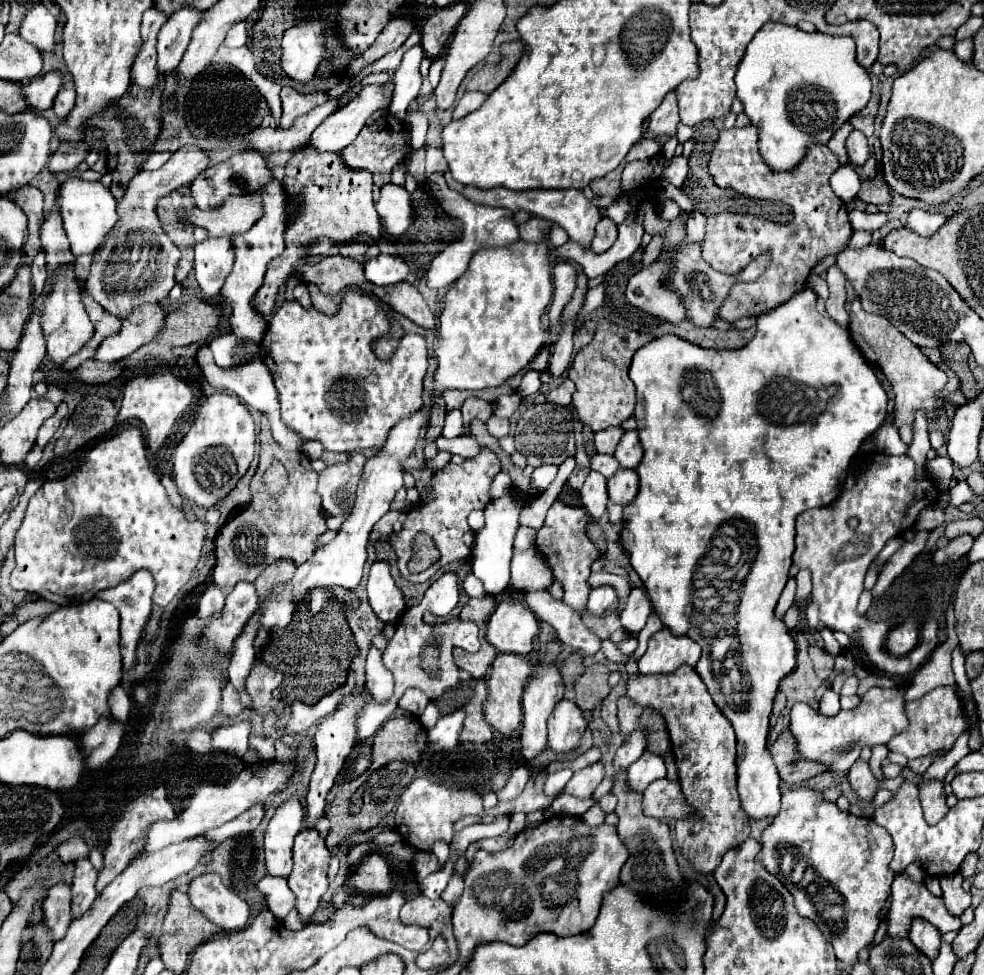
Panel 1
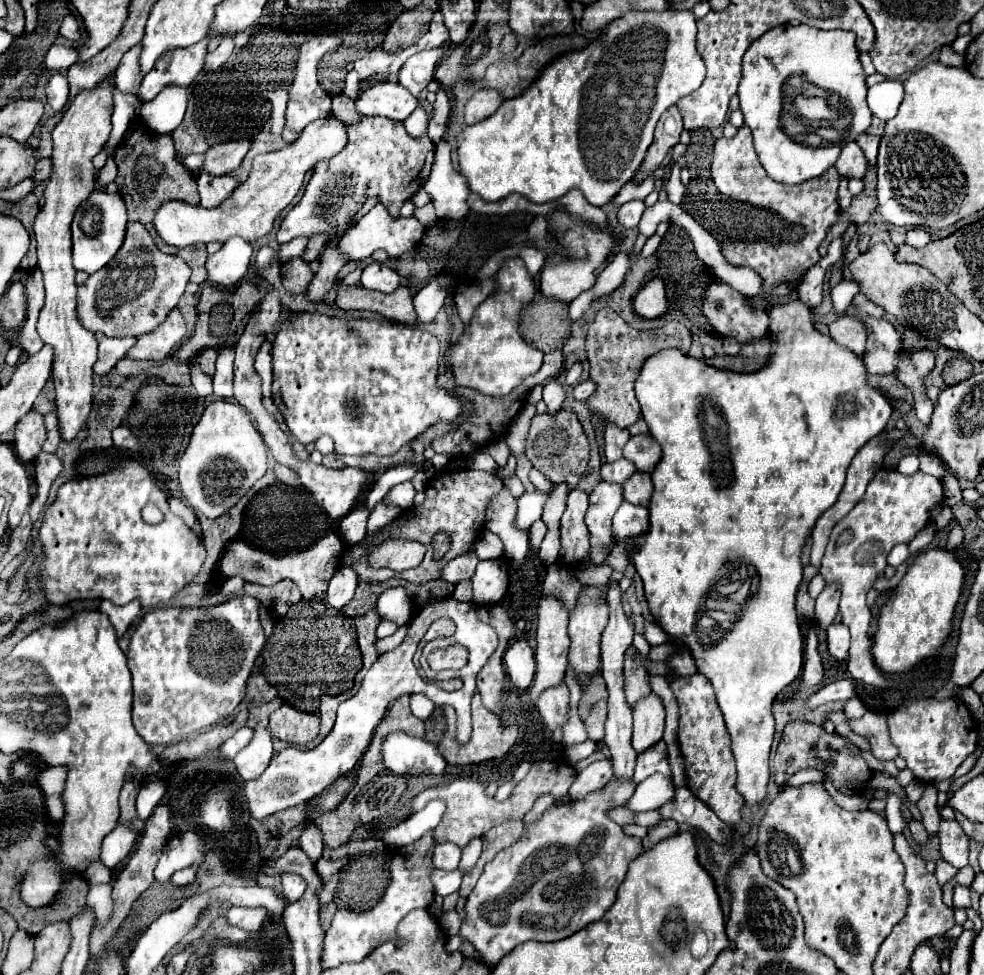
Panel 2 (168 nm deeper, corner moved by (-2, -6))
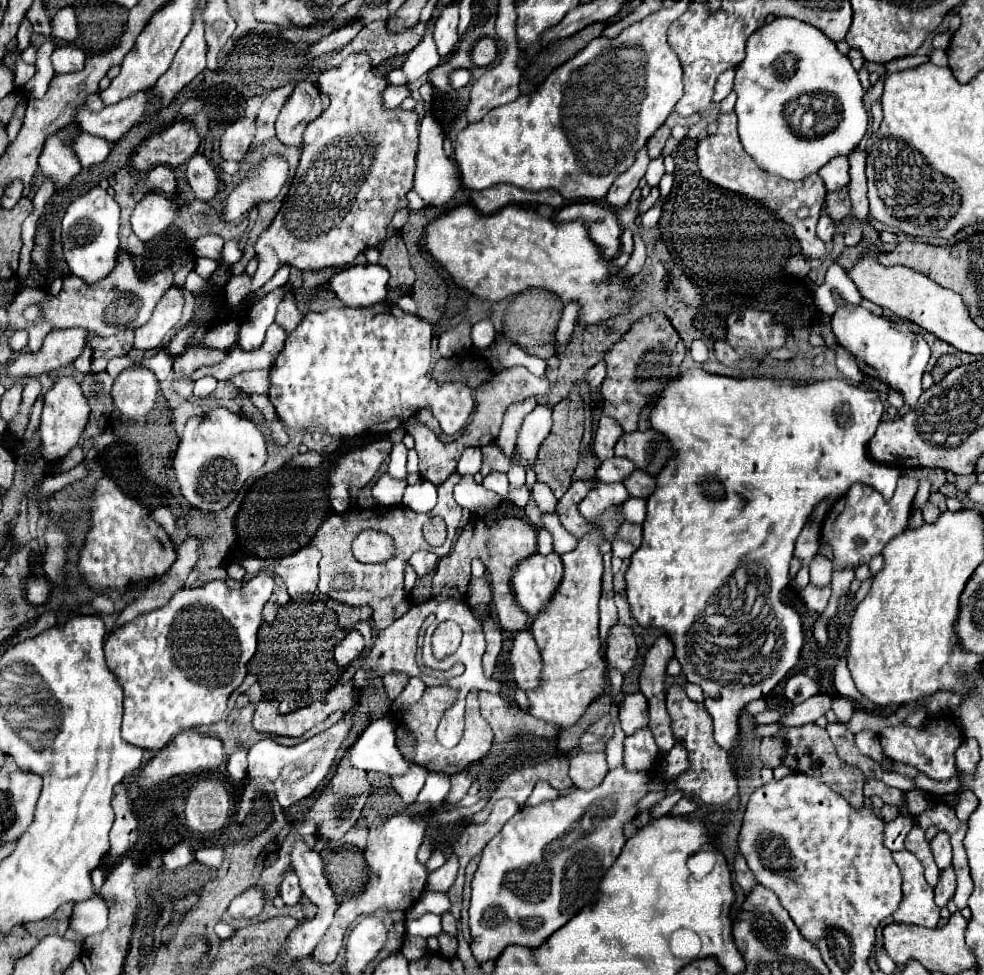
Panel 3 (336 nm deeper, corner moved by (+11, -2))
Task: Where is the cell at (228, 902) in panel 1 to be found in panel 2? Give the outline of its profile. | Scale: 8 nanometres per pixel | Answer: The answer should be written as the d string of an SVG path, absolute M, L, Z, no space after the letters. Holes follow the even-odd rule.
M228 907L224 911L226 915L226 921L230 925L236 925L244 931L258 931L260 929L260 923L264 921L266 917L266 911L264 909L242 909L242 907Z

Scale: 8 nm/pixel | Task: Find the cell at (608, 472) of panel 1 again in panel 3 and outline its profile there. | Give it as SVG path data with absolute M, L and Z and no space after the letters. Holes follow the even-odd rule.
M613 457L601 463L601 467L597 469L597 479L603 483L617 483L627 479L633 473L635 465L629 459L623 457Z

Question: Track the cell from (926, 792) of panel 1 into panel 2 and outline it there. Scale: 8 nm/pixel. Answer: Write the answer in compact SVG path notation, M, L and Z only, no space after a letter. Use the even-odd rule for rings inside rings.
M940 819L938 837L940 837L940 853L950 865L954 865L956 869L968 865L968 835L962 831L958 821Z

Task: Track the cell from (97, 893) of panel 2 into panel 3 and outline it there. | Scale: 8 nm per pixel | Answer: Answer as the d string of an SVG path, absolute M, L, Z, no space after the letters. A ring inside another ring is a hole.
M97 897L77 903L75 909L73 909L73 915L69 919L69 927L75 929L83 939L105 931L107 929L109 911L103 905L105 903L101 899L97 899Z

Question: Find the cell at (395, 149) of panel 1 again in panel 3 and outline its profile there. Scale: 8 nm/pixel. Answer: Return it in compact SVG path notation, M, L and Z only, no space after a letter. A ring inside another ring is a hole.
M351 53L339 67L321 73L321 77L319 77L319 91L327 93L329 99L333 101L333 105L331 105L331 109L327 107L321 113L319 119L315 119L315 121L311 121L311 125L307 125L307 129L303 133L303 149L301 149L299 167L297 167L297 173L293 177L293 183L289 187L289 193L287 193L287 197L283 201L281 213L277 213L275 221L271 223L271 227L261 235L261 239L255 245L255 251L257 251L257 257L259 257L259 269L257 269L255 275L257 275L259 287L263 283L267 283L275 275L275 271L281 269L283 265L295 267L299 271L313 271L313 269L323 269L323 267L331 267L331 265L351 265L353 259L357 257L357 253L361 253L361 251L365 251L369 247L379 247L381 241L385 241L387 227L389 227L395 211L407 207L407 193L413 187L415 155L417 155L417 145L419 145L419 129L417 129L419 115L415 111L403 111L401 107L399 109L383 109L381 101L383 101L383 89L387 89L387 85L389 85L389 81L385 77L379 77L379 75L373 73L373 63L367 57L367 53Z

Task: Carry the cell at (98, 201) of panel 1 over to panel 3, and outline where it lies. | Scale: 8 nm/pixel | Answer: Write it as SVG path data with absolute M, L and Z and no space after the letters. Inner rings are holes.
M93 187L89 193L75 199L63 217L63 253L73 275L93 285L105 279L117 263L119 251L119 205L101 187Z

